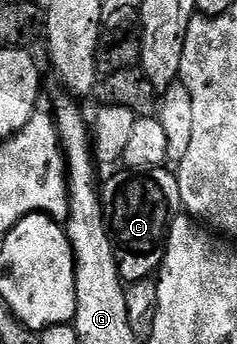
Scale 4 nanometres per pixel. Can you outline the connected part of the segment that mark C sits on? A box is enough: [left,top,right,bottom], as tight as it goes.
[101,168,179,284]

